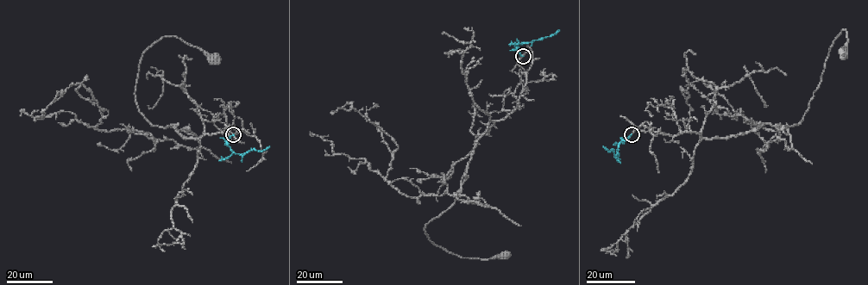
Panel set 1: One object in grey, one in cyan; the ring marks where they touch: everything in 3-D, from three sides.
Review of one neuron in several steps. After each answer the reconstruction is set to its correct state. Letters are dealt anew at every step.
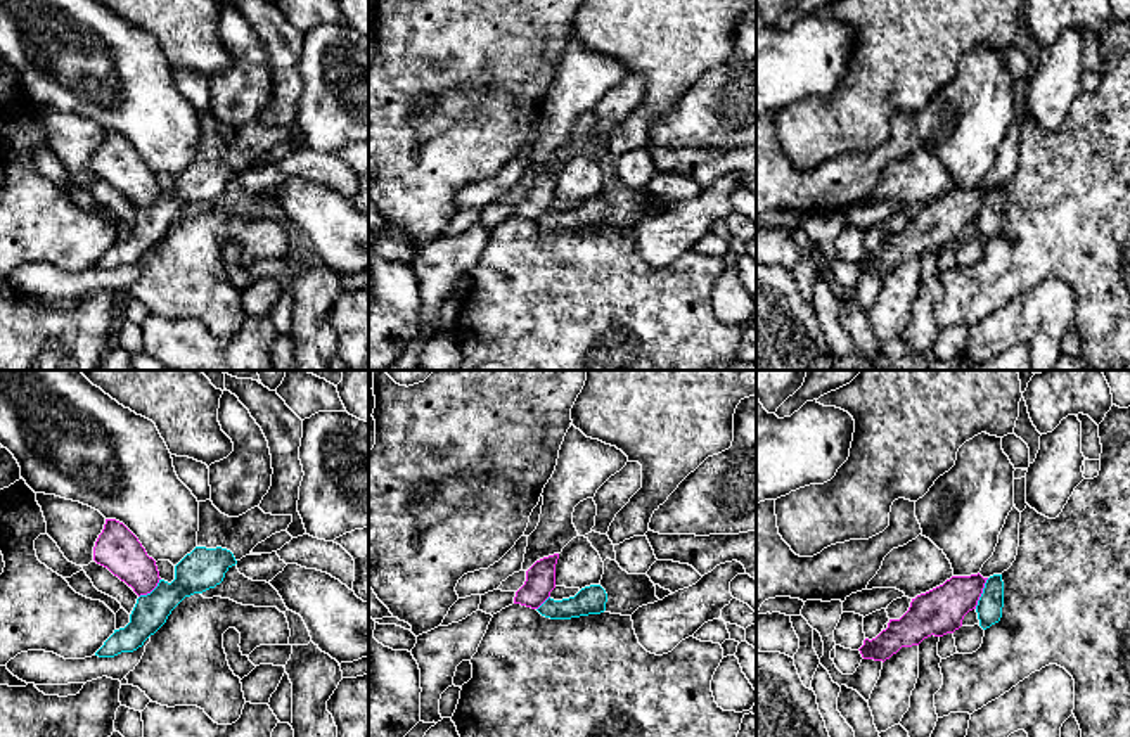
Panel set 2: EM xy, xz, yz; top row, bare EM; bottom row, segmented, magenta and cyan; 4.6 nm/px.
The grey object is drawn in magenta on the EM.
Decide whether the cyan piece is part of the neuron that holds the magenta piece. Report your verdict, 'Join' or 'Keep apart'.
Keep apart

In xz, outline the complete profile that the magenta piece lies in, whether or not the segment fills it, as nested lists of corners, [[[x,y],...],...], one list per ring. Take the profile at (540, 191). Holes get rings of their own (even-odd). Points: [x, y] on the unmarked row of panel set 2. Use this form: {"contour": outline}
{"contour": [[[559,166],[536,173],[526,183],[524,197],[516,204],[514,216],[538,221],[555,201],[555,176]]]}

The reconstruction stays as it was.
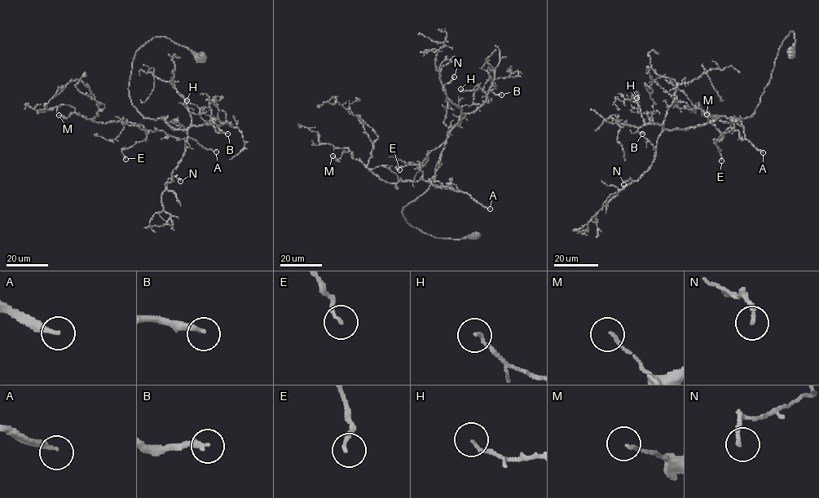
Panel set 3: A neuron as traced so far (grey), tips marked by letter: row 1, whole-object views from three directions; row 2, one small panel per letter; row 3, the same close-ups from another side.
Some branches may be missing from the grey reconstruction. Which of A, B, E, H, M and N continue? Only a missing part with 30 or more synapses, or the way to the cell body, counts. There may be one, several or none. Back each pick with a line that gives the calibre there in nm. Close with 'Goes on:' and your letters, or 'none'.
A: Thickness 200 nm
Goes on: A

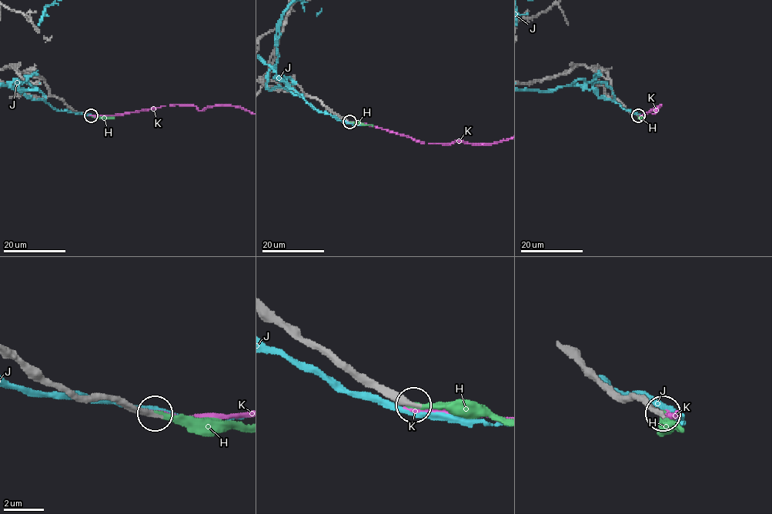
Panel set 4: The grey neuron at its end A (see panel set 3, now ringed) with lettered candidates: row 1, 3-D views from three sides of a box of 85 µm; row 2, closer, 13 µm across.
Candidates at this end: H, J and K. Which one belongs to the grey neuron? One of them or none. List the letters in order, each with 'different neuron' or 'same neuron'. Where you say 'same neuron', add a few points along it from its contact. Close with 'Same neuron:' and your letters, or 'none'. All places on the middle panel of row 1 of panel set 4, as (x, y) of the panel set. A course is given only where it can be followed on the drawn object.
H: same neuron | via (349, 122), (372, 126)
J: different neuron
K: different neuron
Same neuron: H

